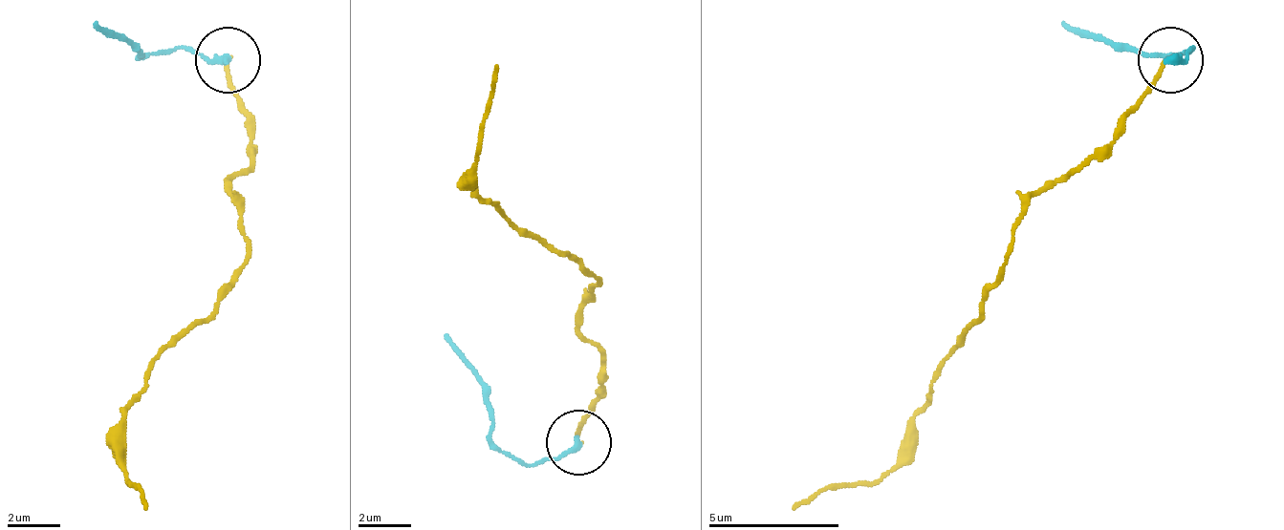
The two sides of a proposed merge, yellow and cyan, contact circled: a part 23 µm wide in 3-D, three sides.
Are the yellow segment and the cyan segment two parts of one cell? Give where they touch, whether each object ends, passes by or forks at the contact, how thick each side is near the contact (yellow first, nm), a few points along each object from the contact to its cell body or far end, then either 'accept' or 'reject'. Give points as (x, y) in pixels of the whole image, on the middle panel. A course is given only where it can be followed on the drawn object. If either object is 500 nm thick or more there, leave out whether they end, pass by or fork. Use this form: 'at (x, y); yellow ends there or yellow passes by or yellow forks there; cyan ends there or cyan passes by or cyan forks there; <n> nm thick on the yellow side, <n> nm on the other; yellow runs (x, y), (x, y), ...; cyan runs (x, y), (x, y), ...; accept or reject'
at (578, 442); yellow ends there; cyan ends there; 120 nm thick on the yellow side, 280 nm on the other; yellow runs (580, 444), (599, 398), (599, 352), (580, 332), (580, 306), (599, 280), (475, 188), (494, 63); cyan runs (580, 444), (534, 463), (508, 457), (488, 437), (488, 385), (448, 332); reject

